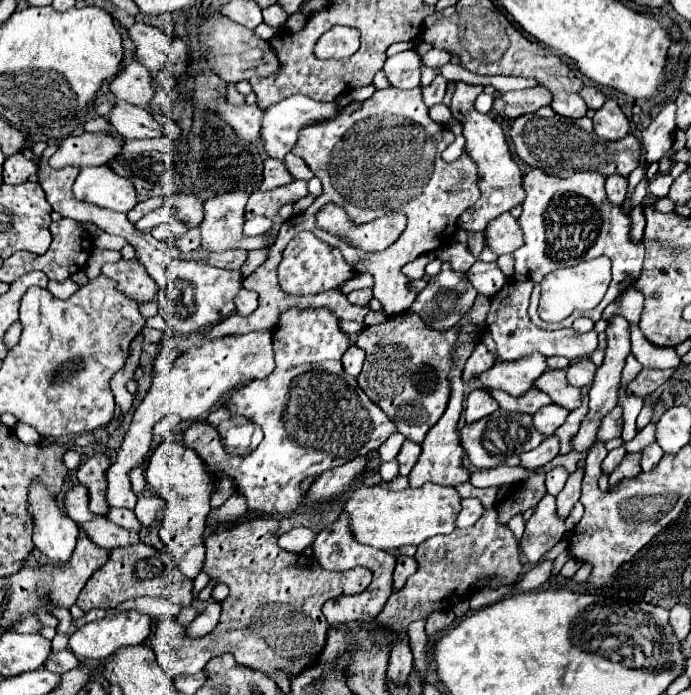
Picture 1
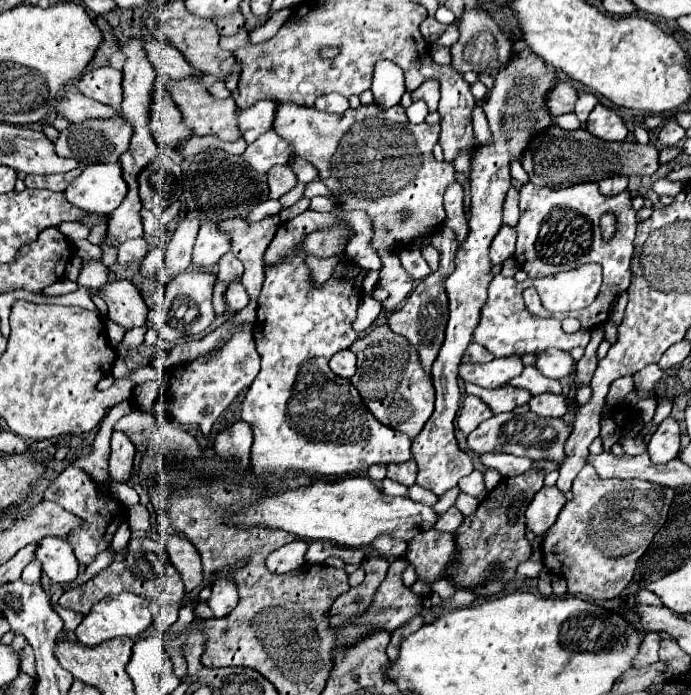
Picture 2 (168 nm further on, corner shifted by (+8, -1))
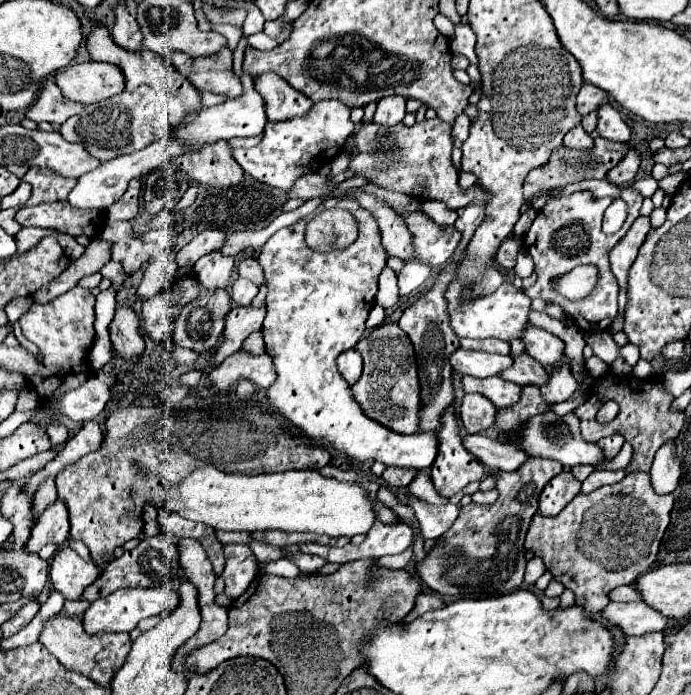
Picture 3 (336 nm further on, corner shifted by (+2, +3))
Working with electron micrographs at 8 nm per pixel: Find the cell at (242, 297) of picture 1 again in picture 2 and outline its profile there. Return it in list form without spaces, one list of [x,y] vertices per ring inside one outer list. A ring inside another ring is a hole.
[[[235,281],[235,283],[231,283],[231,285],[227,287],[227,291],[225,291],[225,303],[227,303],[227,307],[229,307],[231,313],[237,313],[237,311],[241,311],[243,307],[247,307],[249,297],[247,297],[245,287],[243,287],[239,281]]]

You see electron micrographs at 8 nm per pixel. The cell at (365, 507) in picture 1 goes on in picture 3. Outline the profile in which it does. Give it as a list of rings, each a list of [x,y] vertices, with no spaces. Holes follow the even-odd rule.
[[[203,465],[195,469],[187,479],[171,489],[171,497],[165,503],[167,511],[177,511],[181,517],[191,521],[201,521],[217,531],[311,531],[317,535],[331,537],[353,537],[367,533],[377,521],[377,511],[371,503],[369,493],[363,485],[353,481],[339,481],[333,477],[323,477],[319,471],[285,471],[269,475],[233,475],[217,471],[215,467]]]

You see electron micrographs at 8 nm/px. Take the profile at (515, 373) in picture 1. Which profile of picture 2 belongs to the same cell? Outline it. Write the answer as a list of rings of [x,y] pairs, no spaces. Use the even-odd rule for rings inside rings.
[[[511,355],[503,359],[493,359],[489,363],[471,363],[465,361],[459,365],[459,377],[463,381],[475,383],[485,389],[495,389],[505,385],[509,379],[517,377],[523,371],[521,357]]]

